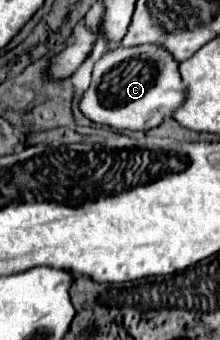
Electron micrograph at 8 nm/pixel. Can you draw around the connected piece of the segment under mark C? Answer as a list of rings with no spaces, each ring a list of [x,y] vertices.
[[[118,46],[106,52],[92,70],[90,88],[80,98],[80,112],[96,122],[116,130],[150,130],[182,104],[184,90],[178,74],[178,64],[160,46]]]

